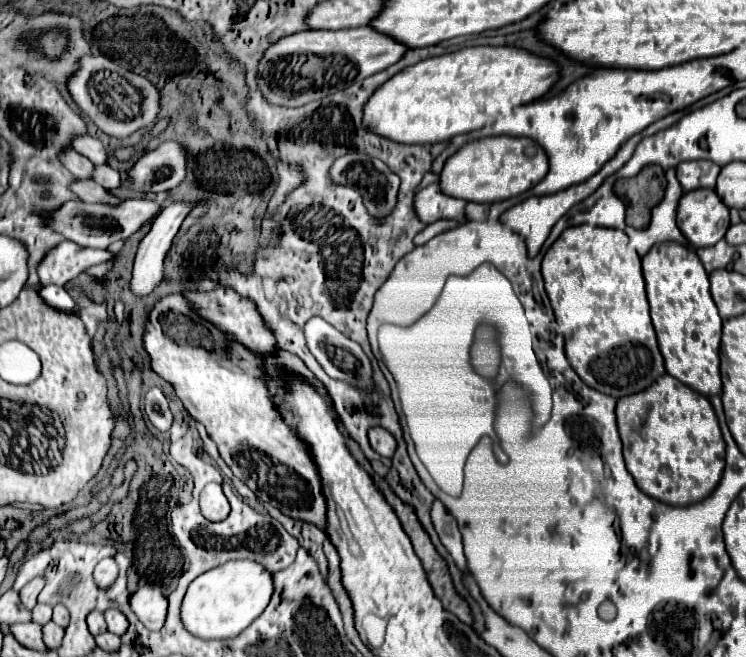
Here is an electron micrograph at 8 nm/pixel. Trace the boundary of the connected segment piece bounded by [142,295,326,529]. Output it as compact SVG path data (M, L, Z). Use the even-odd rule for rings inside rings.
M166 295L154 305L148 313L142 343L150 357L152 371L174 387L186 411L206 427L232 473L248 485L260 501L274 505L292 519L308 521L324 529L326 501L316 463L312 463L308 445L284 425L270 399L276 393L284 393L284 385L280 381L260 381L262 371L276 375L280 367L284 367L304 375L322 395L326 395L326 389L312 377L312 371L308 371L304 361L288 351L278 351L274 357L260 359L242 345L228 343L214 325L200 321L196 313L188 309L182 295Z

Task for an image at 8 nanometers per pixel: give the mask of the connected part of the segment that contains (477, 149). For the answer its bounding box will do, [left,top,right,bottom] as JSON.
[440,137,548,203]

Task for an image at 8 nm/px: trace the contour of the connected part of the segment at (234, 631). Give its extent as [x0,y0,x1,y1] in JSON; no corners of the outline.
[180,561,272,639]

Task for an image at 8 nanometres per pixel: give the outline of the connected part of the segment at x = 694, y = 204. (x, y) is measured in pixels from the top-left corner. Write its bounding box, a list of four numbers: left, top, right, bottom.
[678,189,730,249]

